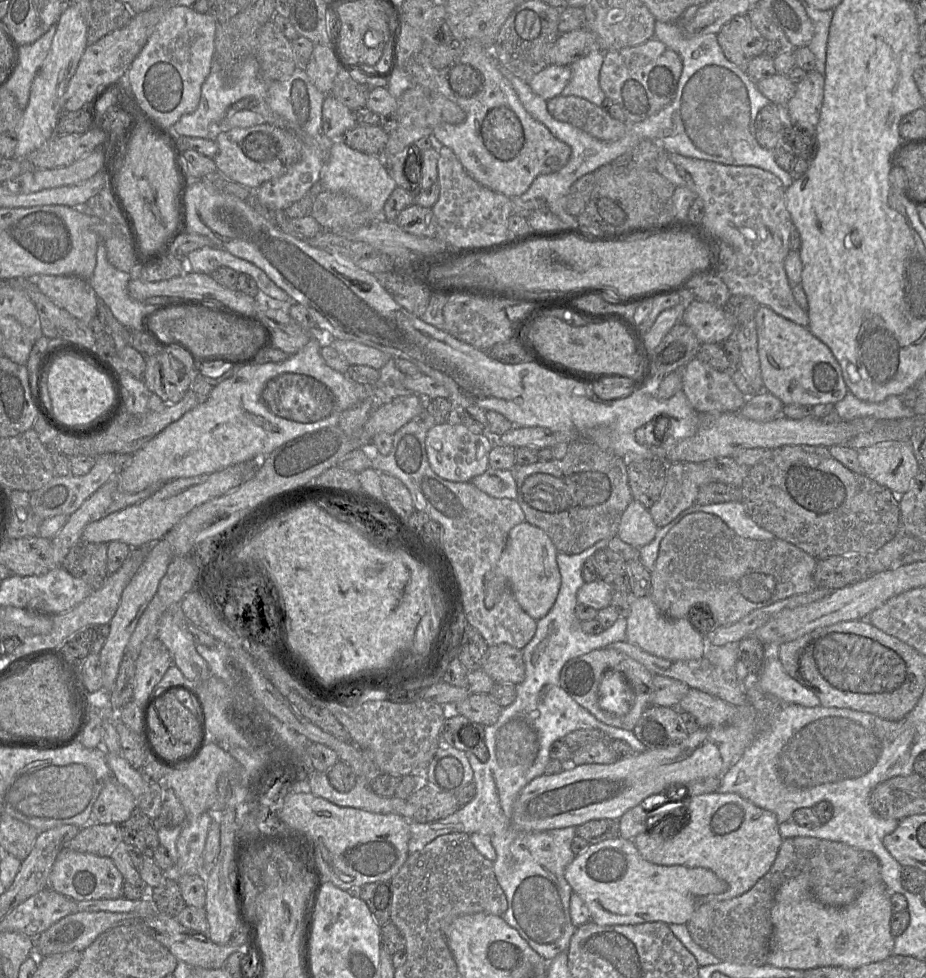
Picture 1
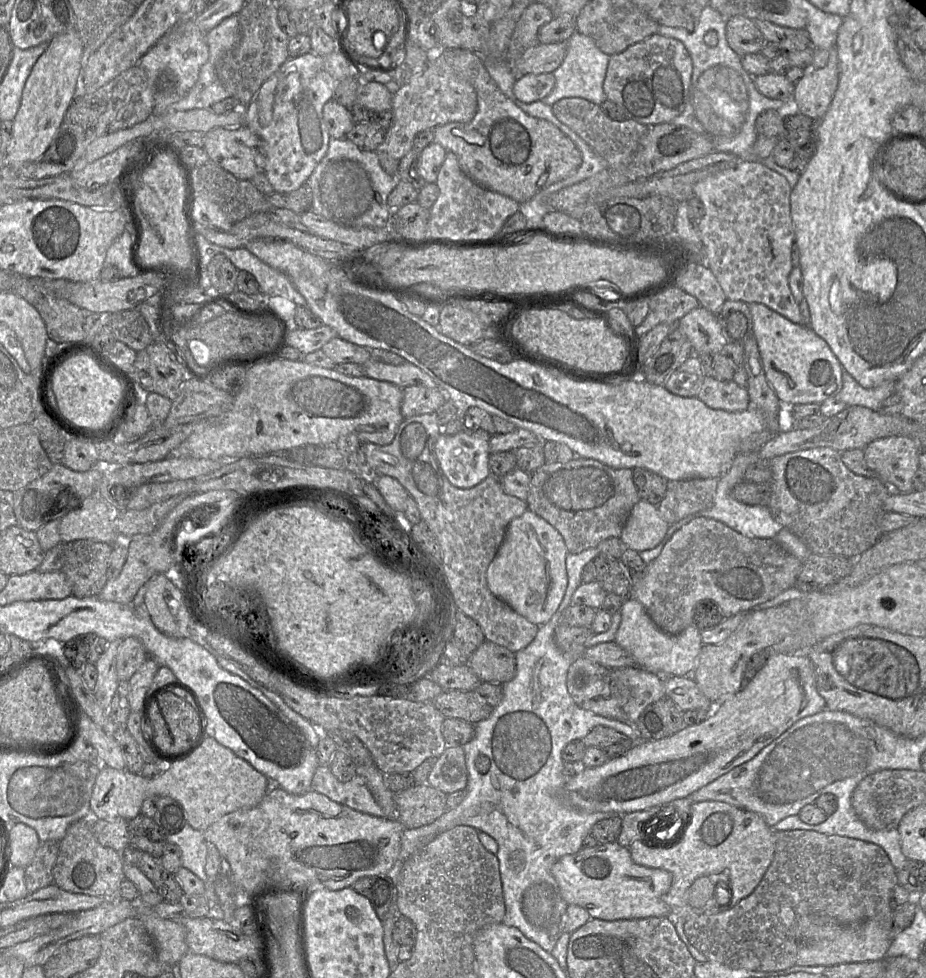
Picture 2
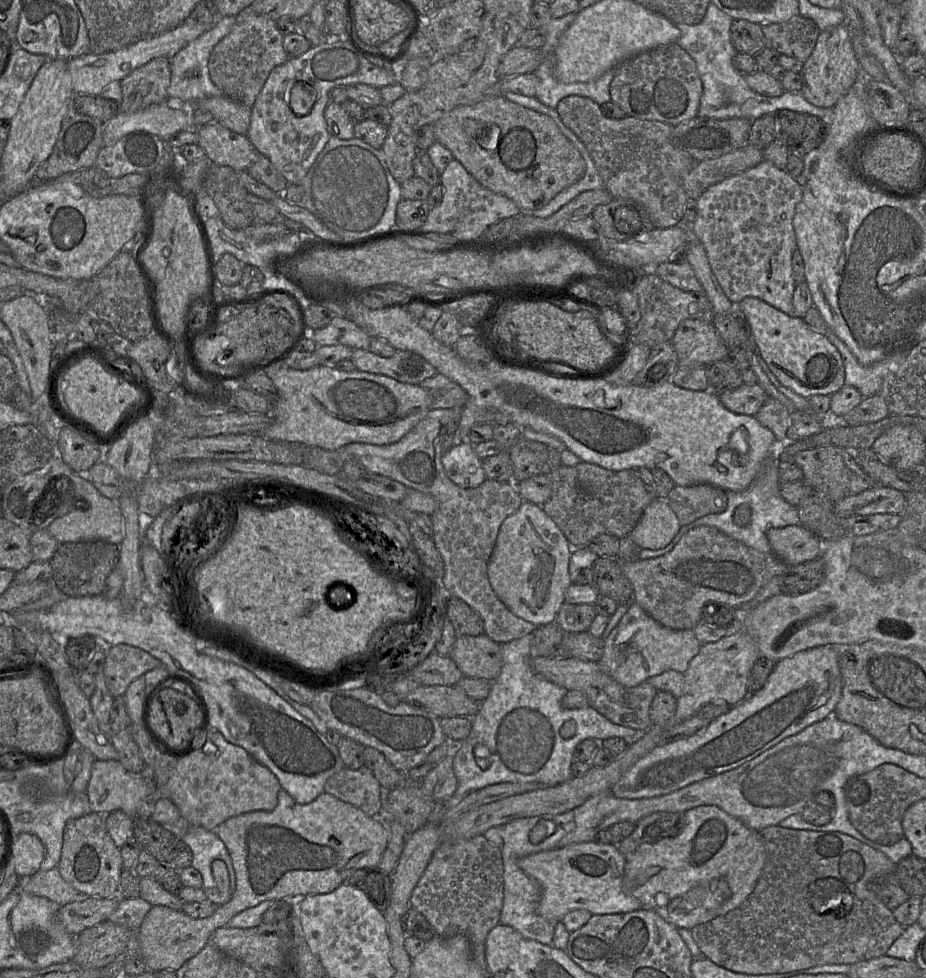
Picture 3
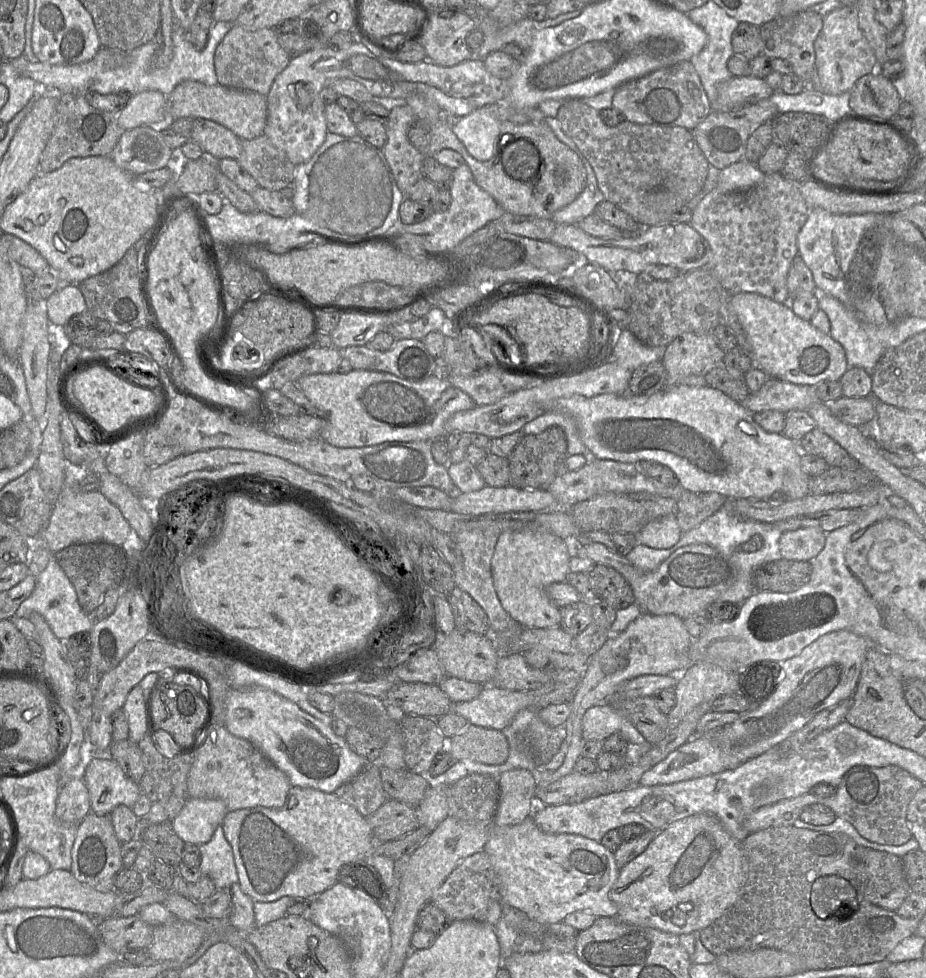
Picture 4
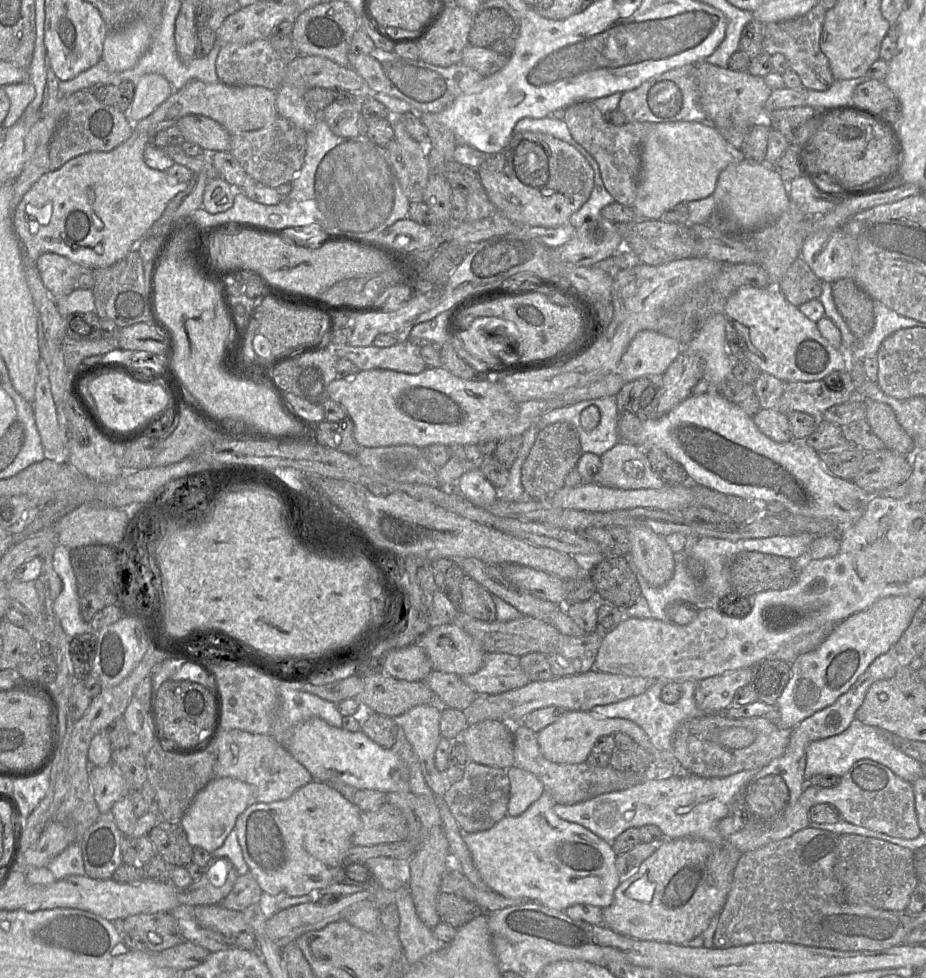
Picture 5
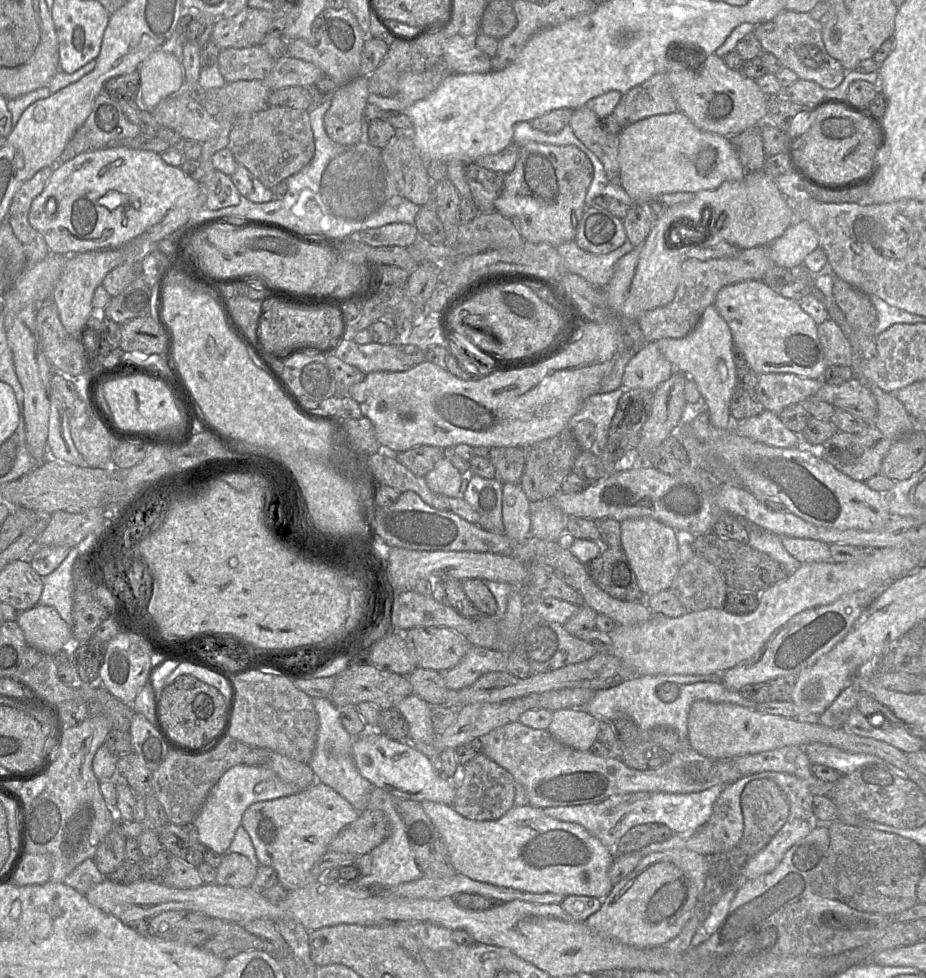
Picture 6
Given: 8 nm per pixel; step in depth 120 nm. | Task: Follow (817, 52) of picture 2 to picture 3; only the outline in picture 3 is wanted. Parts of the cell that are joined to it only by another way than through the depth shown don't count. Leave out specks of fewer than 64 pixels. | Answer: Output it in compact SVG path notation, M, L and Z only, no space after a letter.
M846 24L820 31L811 55L801 71L803 86L801 94L811 104L820 108L833 108L837 101L853 86L861 74L851 33Z

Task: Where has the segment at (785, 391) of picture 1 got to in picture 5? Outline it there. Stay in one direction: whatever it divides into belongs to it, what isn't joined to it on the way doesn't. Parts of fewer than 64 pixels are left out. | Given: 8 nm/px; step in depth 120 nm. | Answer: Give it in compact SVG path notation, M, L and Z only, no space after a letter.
M742 286L727 299L724 314L738 336L744 356L757 365L762 372L783 382L822 380L833 371L849 369L850 359L847 359L842 348L832 346L820 334L816 322L809 320L797 306L789 303L777 288Z

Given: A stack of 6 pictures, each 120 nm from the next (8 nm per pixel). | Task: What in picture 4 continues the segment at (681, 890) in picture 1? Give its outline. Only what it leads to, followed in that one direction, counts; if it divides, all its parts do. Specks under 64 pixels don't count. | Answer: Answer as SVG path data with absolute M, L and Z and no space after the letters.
M532 817L511 826L491 825L489 838L483 849L489 857L496 874L498 899L524 912L539 923L559 923L577 911L591 913L596 918L616 917L617 906L611 901L609 892L616 883L620 868L614 853L600 842L577 834L545 833L535 824Z

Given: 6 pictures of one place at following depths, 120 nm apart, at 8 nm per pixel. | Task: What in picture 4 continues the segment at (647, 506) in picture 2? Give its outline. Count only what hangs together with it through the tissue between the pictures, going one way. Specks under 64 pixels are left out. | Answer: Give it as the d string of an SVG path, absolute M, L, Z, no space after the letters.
M670 514L647 523L637 534L638 542L655 549L666 549L682 536L675 515Z

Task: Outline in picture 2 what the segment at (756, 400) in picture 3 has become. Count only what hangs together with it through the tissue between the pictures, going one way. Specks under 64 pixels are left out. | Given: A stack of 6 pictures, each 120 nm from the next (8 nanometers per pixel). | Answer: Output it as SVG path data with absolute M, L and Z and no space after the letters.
M705 376L696 397L712 409L738 412L750 406L746 387L739 386L733 380L720 381L710 376Z

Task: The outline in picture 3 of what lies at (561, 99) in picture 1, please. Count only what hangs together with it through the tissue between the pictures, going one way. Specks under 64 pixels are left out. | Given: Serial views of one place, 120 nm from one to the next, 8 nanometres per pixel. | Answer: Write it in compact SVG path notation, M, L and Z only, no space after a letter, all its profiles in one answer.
M568 96L559 101L556 110L563 124L583 142L591 155L605 188L614 199L630 199L641 204L656 229L665 229L680 224L689 198L684 190L684 179L696 161L688 152L675 147L671 142L673 126L626 116L622 119L607 118L600 105L587 97Z

